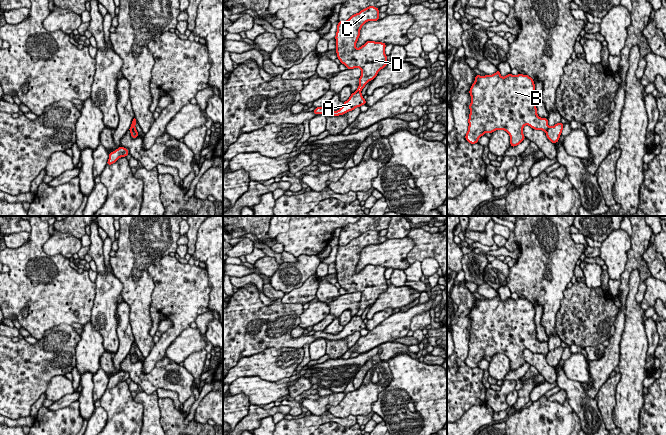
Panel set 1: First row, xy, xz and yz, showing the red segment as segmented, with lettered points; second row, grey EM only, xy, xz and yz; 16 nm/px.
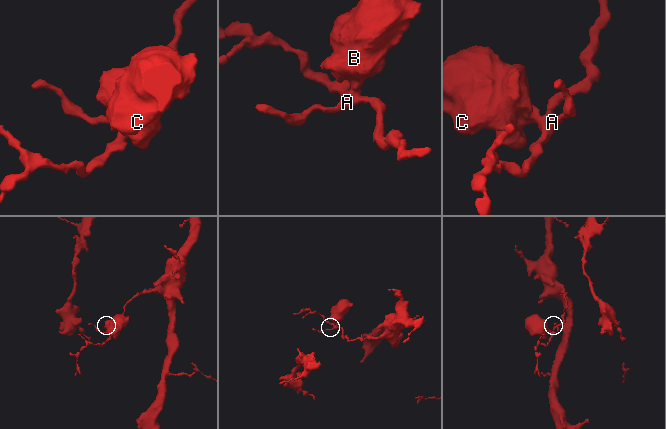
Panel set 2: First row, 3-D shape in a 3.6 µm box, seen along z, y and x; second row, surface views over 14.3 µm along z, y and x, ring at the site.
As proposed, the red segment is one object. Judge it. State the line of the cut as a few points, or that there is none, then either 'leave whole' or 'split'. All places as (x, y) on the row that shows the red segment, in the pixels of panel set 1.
cut yz (549, 127), (546, 132); split

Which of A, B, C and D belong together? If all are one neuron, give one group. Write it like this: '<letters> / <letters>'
A / B C D

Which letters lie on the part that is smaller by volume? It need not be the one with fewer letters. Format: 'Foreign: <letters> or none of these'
Foreign: B, C, D

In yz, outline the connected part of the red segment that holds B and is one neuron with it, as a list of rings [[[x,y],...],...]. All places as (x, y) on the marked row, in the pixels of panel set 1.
[[[499,70],[493,75],[476,74],[469,94],[471,96],[469,126],[465,139],[471,144],[478,143],[479,138],[487,132],[504,130],[510,136],[511,147],[515,147],[525,139],[523,134],[525,125],[544,132],[547,132],[549,128],[548,119],[537,115],[534,80],[526,74],[514,76],[510,73],[502,77]]]

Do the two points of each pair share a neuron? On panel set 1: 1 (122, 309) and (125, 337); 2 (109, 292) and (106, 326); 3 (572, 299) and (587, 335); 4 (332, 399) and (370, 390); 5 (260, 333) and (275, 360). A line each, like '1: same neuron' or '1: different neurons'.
1: same neuron
2: same neuron
3: same neuron
4: different neurons
5: different neurons

